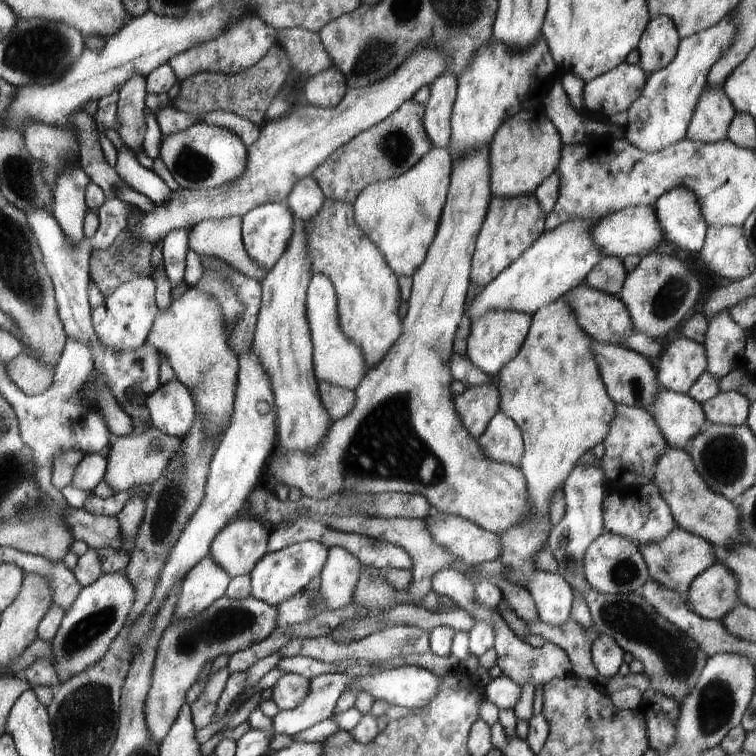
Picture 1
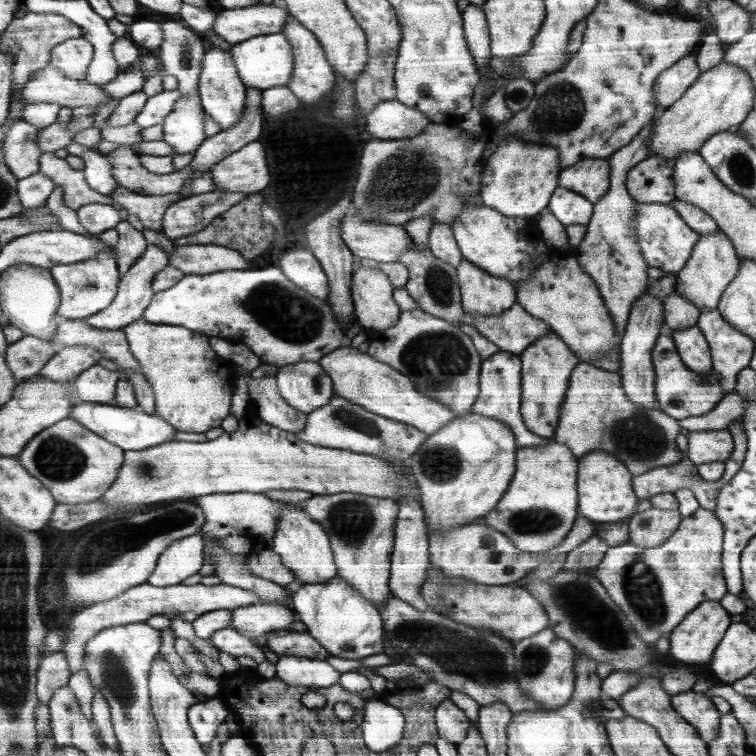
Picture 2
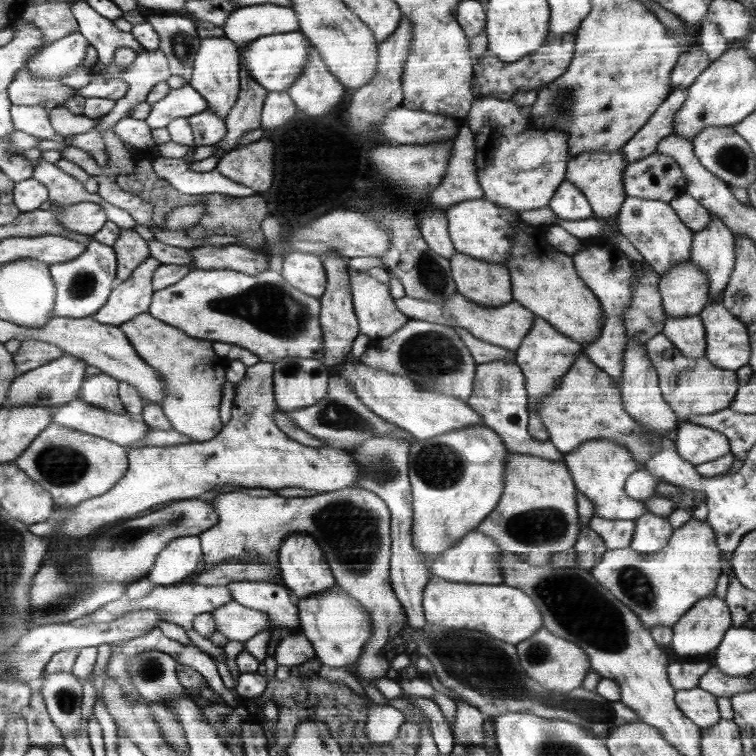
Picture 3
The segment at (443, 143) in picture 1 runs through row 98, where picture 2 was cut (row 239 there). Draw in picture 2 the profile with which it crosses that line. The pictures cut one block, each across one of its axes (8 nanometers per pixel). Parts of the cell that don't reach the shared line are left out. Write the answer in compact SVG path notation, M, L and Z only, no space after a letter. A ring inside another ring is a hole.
M433 223L428 248L434 256L440 258L444 263L454 266L455 269L465 259L462 257L456 238L452 236L450 226L446 223Z

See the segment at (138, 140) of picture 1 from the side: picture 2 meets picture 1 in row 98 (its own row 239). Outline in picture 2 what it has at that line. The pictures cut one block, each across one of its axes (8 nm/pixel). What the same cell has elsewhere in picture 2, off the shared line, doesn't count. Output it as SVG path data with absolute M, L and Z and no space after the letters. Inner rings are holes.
M127 220L120 221L115 229L120 236L120 240L116 244L118 265L121 266L121 276L124 277L126 272L142 257L148 243L143 236L143 232L133 228Z

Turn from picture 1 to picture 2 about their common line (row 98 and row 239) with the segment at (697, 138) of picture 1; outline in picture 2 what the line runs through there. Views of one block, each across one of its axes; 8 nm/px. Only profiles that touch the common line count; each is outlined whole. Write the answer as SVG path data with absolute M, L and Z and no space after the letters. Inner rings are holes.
M723 232L702 235L689 263L676 276L676 292L688 298L698 308L699 314L714 311L721 303L726 287L737 277L741 264L742 260L737 255L737 250Z

